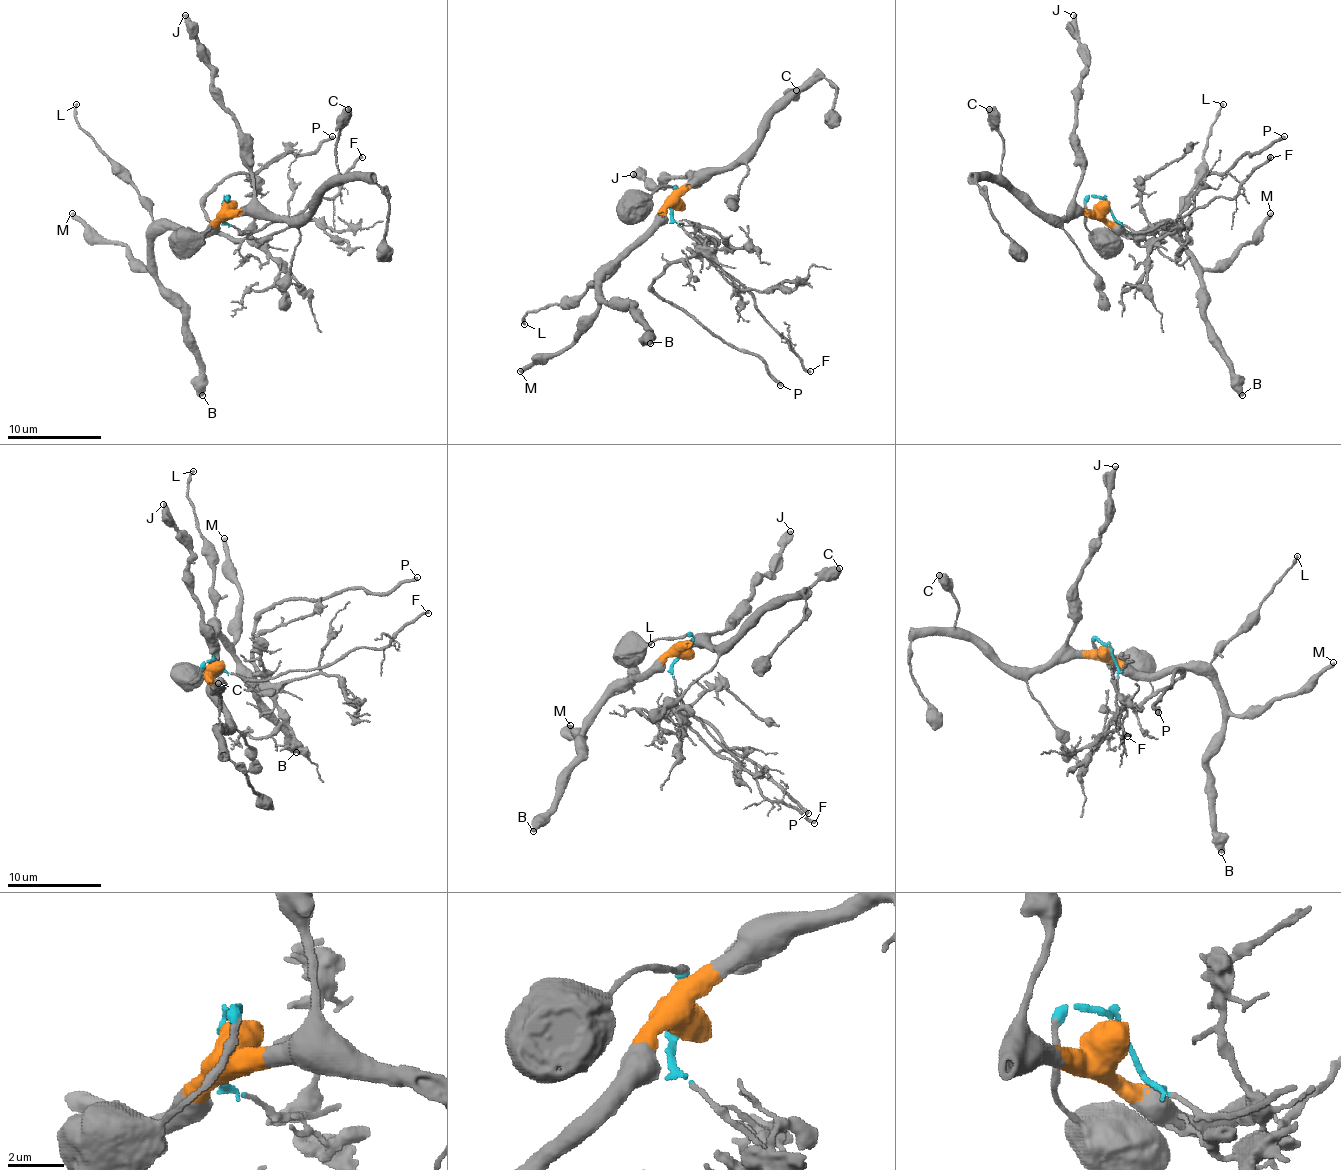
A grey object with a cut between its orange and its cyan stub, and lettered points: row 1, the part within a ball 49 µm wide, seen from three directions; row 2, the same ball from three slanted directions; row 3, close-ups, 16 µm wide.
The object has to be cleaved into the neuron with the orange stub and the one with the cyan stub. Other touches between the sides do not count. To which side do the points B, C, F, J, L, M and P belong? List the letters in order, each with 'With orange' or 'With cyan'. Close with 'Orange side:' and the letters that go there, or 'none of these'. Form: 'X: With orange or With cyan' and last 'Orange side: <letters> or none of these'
B: With orange
C: With orange
F: With cyan
J: With orange
L: With orange
M: With orange
P: With cyan
Orange side: B, C, J, L, M

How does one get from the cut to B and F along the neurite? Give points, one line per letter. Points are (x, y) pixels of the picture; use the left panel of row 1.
B: (224, 205), (222, 217), (203, 231), (165, 228), (153, 240), (158, 285), (182, 313), (203, 396)
F: (224, 205), (229, 224), (257, 231), (295, 217), (321, 195), (332, 198), (340, 181), (363, 158)

